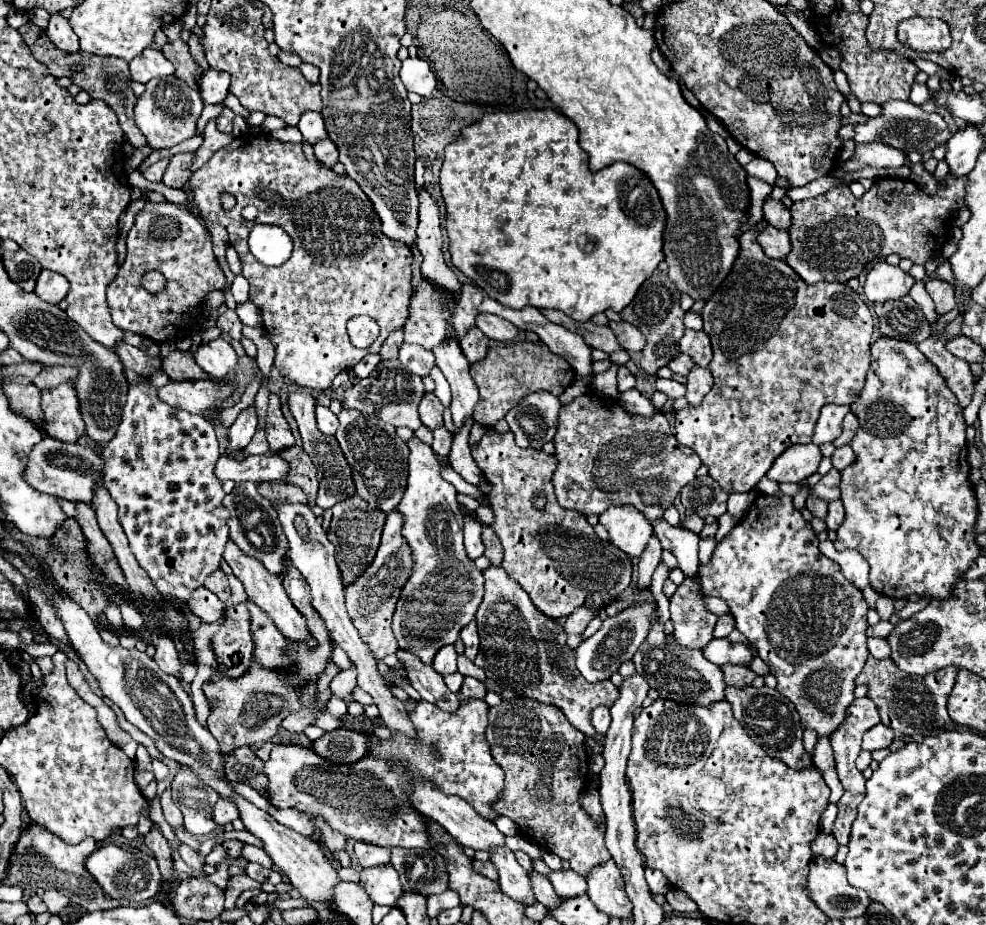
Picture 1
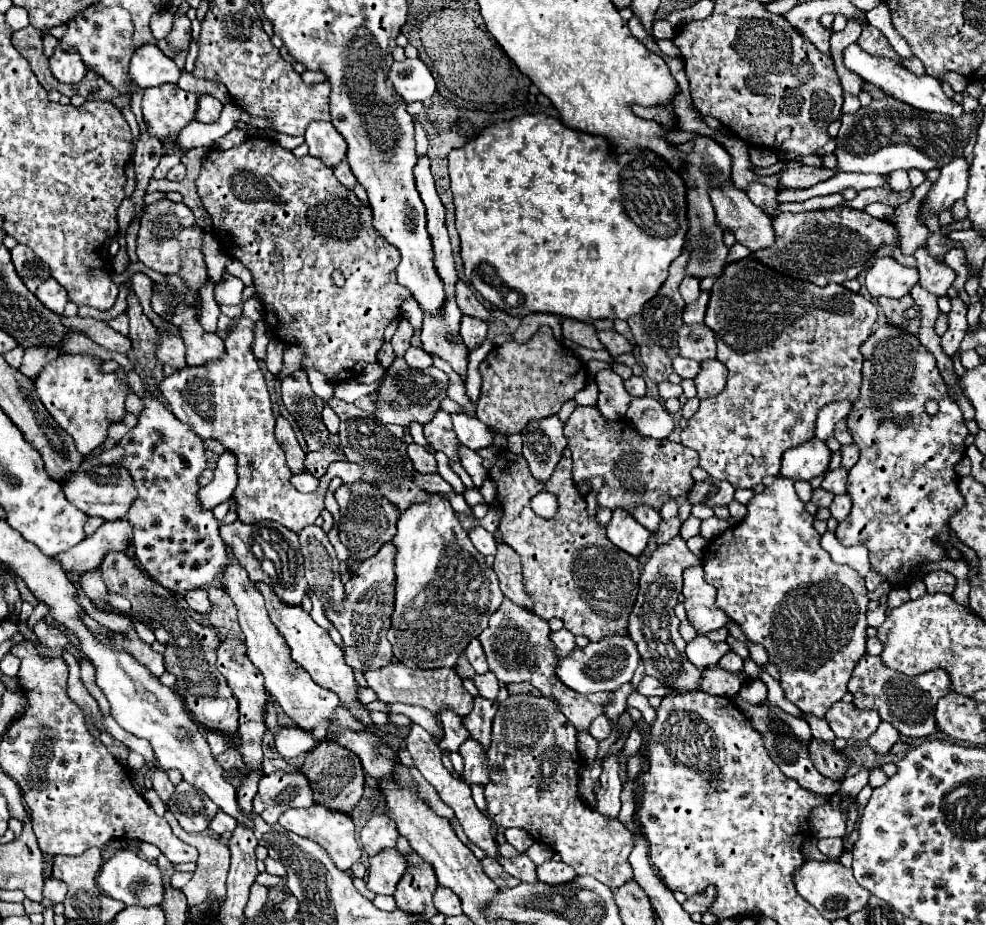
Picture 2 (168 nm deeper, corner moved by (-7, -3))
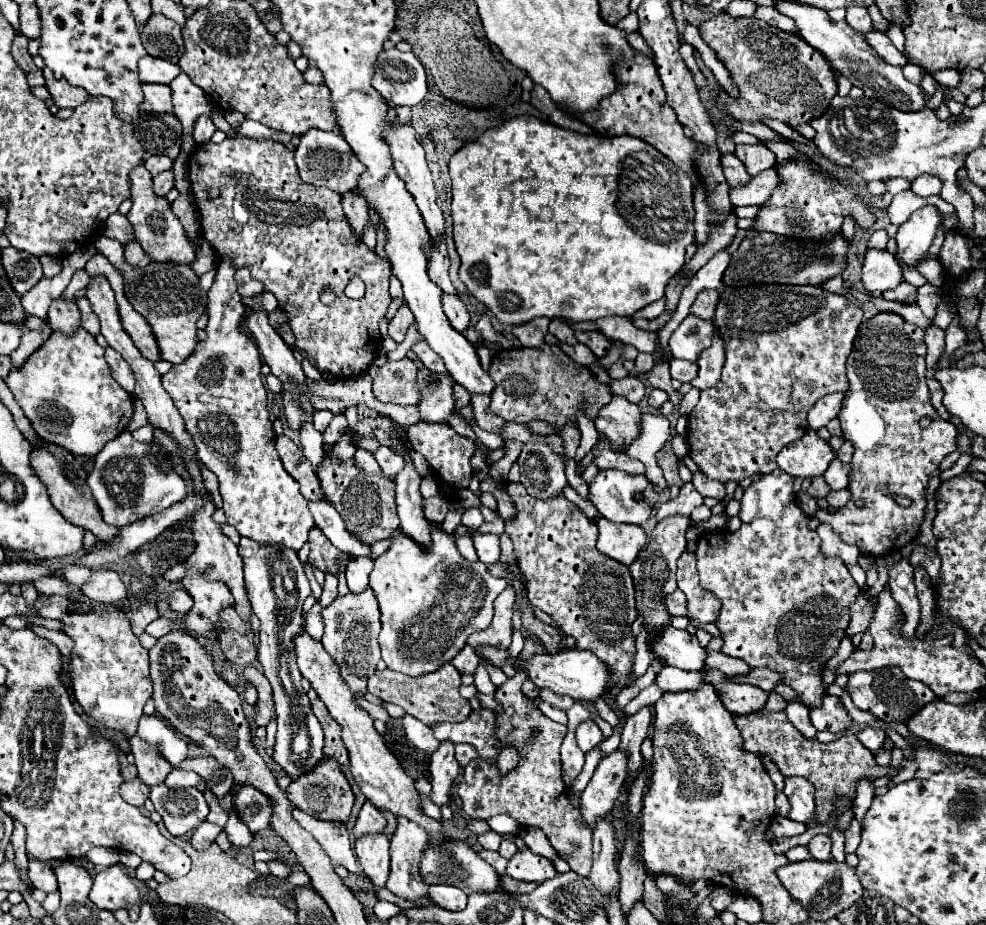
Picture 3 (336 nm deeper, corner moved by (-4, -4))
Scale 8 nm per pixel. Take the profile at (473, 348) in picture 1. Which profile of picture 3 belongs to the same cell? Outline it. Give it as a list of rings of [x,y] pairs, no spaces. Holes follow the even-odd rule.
[[[442,295],[442,307],[444,307],[444,313],[446,313],[450,325],[456,331],[462,333],[470,325],[470,315],[466,311],[466,305],[460,301],[458,295]]]

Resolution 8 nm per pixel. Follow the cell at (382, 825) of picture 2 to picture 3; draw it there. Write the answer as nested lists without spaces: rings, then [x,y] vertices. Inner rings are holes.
[[[366,801],[358,813],[358,819],[356,819],[356,825],[352,831],[356,837],[362,837],[366,833],[382,833],[384,825],[386,825],[384,815],[380,811],[376,811],[376,807],[372,807],[372,803]]]

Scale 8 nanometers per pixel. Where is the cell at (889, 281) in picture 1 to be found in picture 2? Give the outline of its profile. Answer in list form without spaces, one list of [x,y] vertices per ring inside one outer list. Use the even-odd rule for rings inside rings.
[[[877,258],[867,272],[865,286],[873,298],[903,298],[919,282],[917,268],[905,268],[895,258]]]

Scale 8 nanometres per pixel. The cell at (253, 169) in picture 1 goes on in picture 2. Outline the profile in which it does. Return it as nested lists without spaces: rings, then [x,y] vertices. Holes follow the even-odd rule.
[[[249,136],[241,146],[231,148],[231,150],[209,150],[207,160],[201,168],[201,174],[197,178],[197,192],[201,196],[201,202],[205,206],[205,210],[211,214],[213,218],[213,228],[221,240],[221,246],[225,248],[225,252],[237,260],[241,260],[253,274],[253,286],[257,290],[257,298],[261,300],[263,308],[265,308],[265,322],[269,324],[269,328],[273,330],[273,334],[291,346],[297,346],[303,350],[303,370],[317,370],[321,374],[325,374],[327,380],[331,380],[333,384],[341,382],[341,380],[355,380],[361,376],[361,370],[367,362],[375,362],[377,360],[377,352],[383,346],[381,338],[385,328],[391,322],[397,322],[401,316],[401,304],[405,300],[411,298],[411,294],[407,294],[405,286],[399,286],[397,278],[395,278],[395,266],[399,264],[399,250],[395,250],[395,246],[391,246],[383,236],[379,236],[379,232],[373,226],[373,210],[371,206],[365,206],[353,190],[347,190],[343,184],[339,184],[339,180],[333,176],[333,170],[329,166],[323,166],[323,162],[319,162],[319,158],[311,158],[309,154],[303,158],[297,158],[291,150],[281,148],[273,138],[259,138],[259,136]],[[259,242],[271,242],[277,248],[281,248],[281,256],[265,256],[259,250]],[[339,270],[345,276],[345,286],[335,286],[333,284],[333,272]]]

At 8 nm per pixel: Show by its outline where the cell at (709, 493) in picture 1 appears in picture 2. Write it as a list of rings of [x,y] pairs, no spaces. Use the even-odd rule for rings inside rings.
[[[707,478],[703,482],[695,482],[693,490],[689,492],[689,502],[705,504],[709,508],[727,506],[733,500],[733,492],[735,492],[735,488],[731,484],[727,484],[727,480]]]

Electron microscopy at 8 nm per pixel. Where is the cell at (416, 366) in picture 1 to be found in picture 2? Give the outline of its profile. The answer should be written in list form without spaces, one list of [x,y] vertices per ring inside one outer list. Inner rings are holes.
[[[411,346],[405,352],[405,360],[407,360],[407,364],[411,368],[427,368],[427,366],[433,366],[431,354],[427,354],[423,348],[415,348],[415,346]]]

